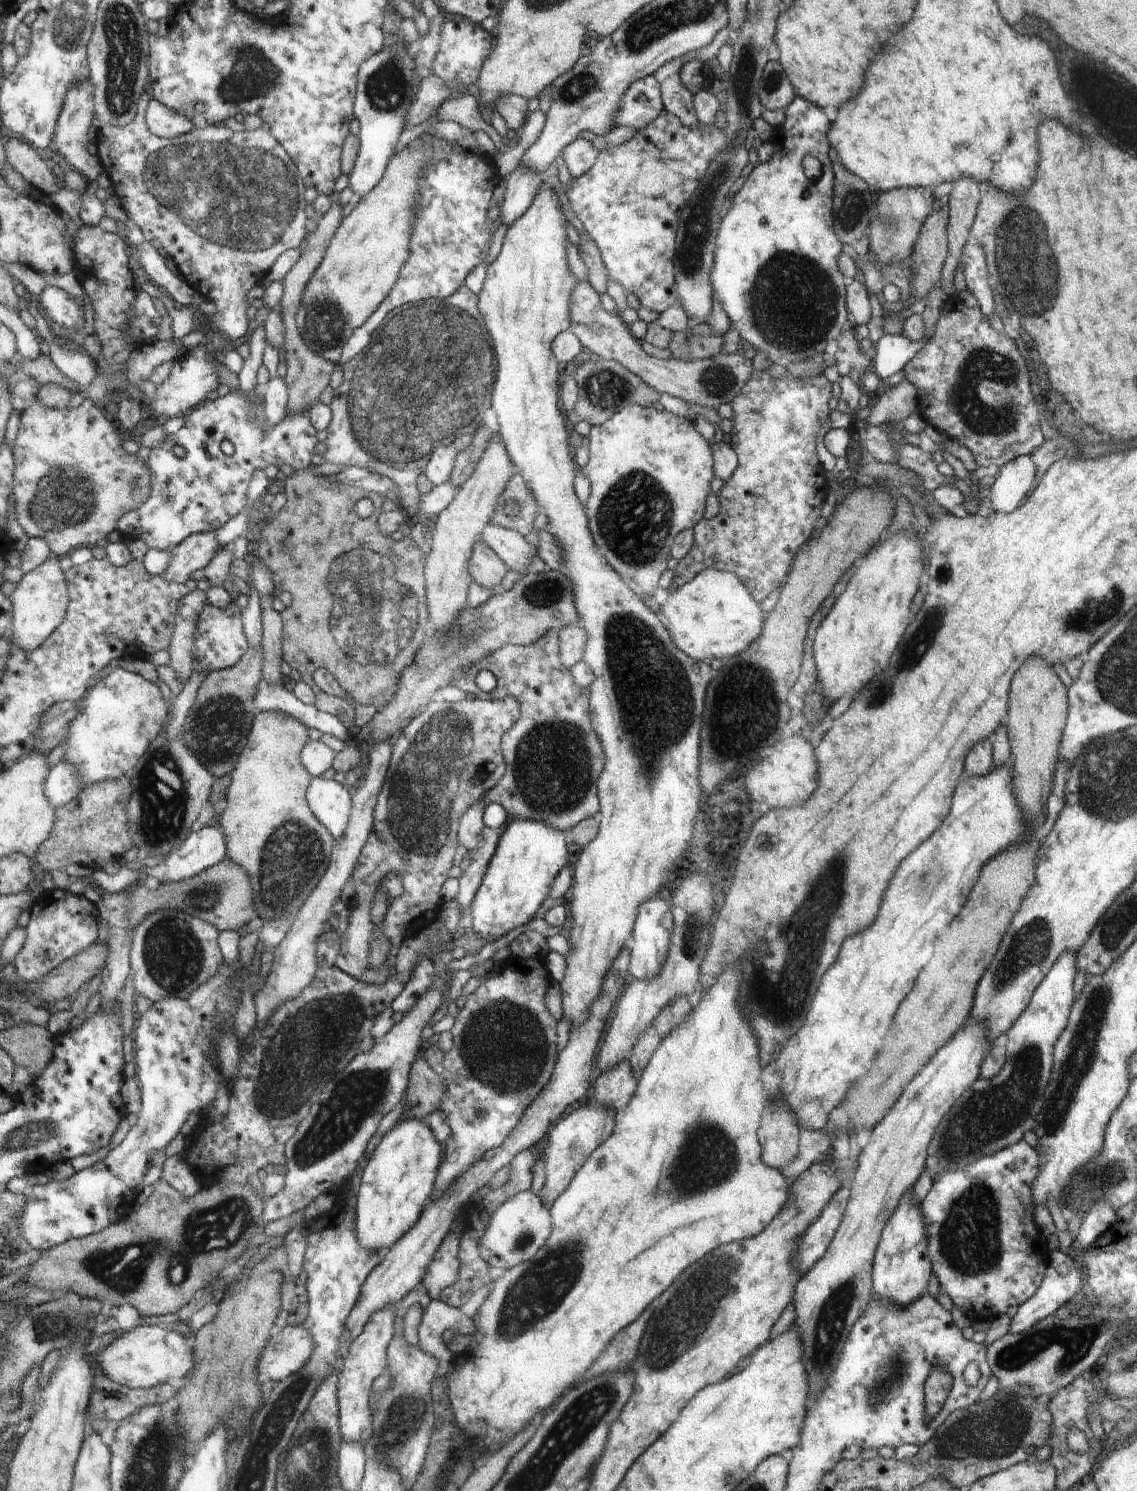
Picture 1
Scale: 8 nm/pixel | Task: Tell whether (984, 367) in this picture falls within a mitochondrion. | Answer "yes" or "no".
yes

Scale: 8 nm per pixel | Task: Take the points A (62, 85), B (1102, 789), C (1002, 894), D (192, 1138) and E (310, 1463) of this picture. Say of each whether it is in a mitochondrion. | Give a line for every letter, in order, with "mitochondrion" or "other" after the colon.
A: mitochondrion
B: mitochondrion
C: other
D: other
E: mitochondrion

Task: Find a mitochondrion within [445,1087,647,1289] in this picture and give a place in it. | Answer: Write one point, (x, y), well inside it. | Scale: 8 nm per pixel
(522, 1240)

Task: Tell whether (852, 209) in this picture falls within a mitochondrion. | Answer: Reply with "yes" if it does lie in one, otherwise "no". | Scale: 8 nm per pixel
yes

